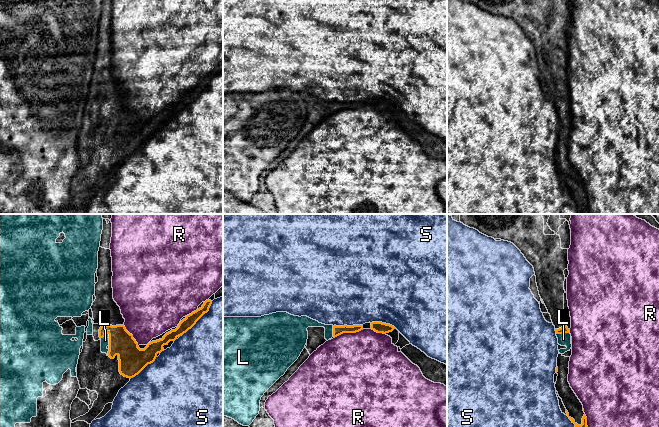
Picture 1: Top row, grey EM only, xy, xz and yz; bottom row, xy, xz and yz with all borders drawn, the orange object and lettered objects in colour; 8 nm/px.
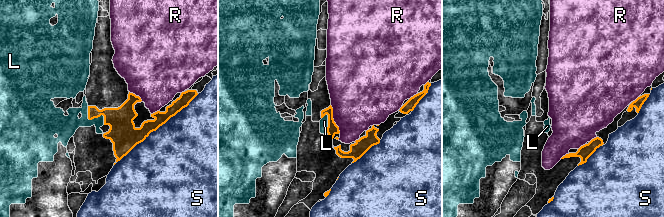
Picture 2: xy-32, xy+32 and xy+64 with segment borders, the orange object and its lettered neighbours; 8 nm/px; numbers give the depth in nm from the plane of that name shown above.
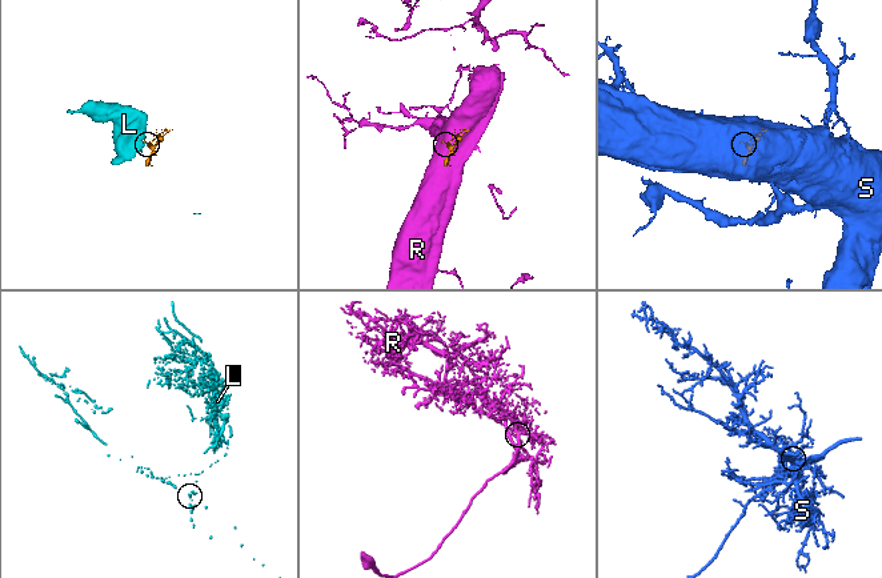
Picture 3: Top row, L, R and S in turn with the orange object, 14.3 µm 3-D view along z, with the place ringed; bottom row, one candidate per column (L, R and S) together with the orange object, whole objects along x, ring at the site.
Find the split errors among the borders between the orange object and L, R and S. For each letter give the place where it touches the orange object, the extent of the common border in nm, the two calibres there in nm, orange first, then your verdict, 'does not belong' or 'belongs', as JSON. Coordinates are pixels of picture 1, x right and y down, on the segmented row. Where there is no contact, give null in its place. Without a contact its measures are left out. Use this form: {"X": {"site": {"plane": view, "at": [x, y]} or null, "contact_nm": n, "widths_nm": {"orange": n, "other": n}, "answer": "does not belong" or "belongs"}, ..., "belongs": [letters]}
{"L": {"site": {"plane": "xy", "at": [109, 339]}, "contact_nm": 100, "widths_nm": {"orange": 220, "other": 60}, "answer": "belongs"}, "R": {"site": {"plane": "xz", "at": [349, 332]}, "contact_nm": 240, "widths_nm": {"orange": 80, "other": 500}, "answer": "does not belong"}, "S": {"site": {"plane": "xy", "at": [199, 318]}, "contact_nm": 380, "widths_nm": {"orange": 90, "other": 500}, "answer": "does not belong"}, "belongs": ["L"]}

